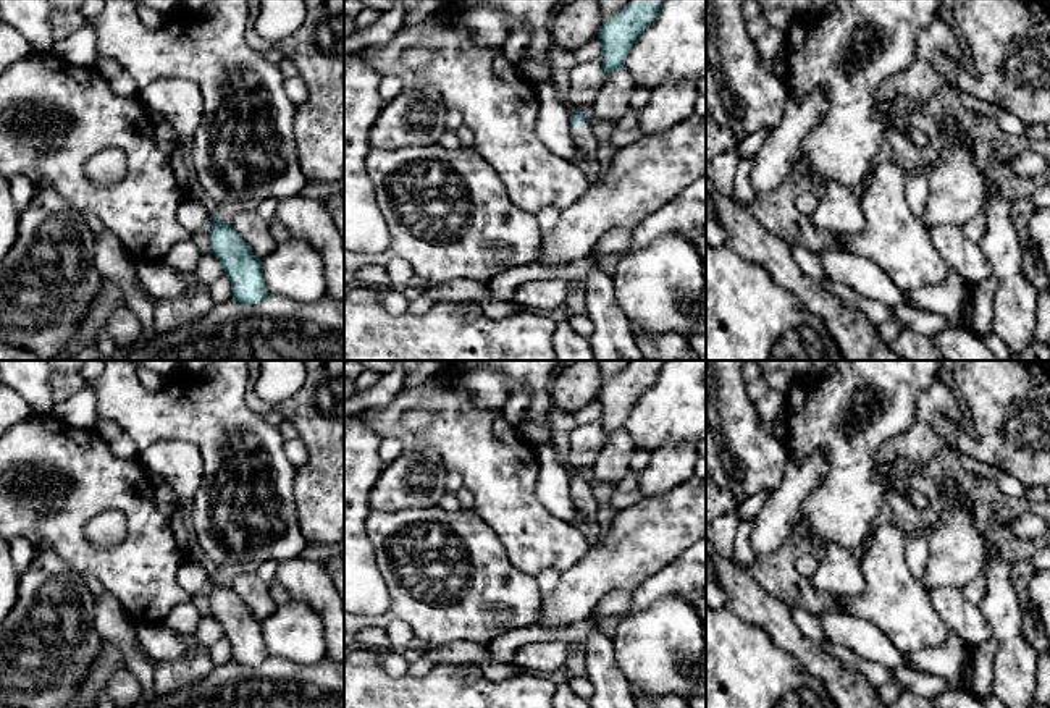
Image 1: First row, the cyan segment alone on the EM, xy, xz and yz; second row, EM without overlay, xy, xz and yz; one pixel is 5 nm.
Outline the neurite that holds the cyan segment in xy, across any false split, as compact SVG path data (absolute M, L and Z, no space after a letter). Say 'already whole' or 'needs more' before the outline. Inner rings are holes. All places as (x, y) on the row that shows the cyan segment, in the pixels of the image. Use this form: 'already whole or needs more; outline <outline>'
already whole; outline M213 215L210 252L220 260L231 281L234 302L260 304L270 294L262 262L233 225L225 223L218 215Z

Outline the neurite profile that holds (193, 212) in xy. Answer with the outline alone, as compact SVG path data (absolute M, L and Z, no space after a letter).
M192 184L187 199L176 210L178 221L194 234L210 215L210 207L204 204L200 191Z

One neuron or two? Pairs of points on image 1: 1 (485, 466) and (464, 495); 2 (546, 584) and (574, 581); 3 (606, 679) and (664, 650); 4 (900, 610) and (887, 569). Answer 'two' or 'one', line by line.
1: two
2: two
3: two
4: one

